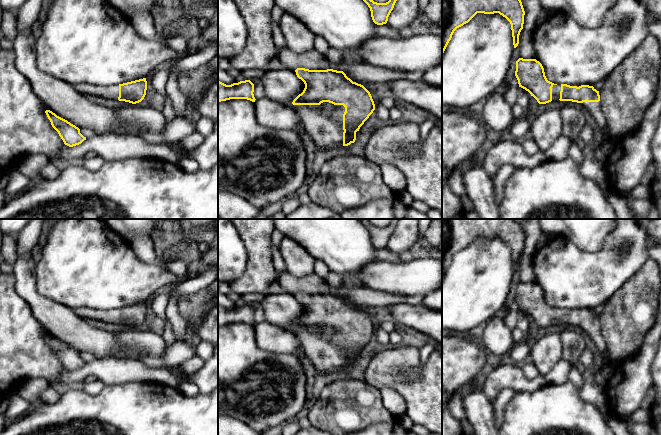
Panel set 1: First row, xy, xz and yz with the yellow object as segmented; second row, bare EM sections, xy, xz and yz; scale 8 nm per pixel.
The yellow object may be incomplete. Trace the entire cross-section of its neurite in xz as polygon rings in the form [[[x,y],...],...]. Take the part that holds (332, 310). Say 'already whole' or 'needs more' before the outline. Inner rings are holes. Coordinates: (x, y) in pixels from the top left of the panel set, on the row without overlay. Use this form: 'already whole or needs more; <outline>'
needs more; [[[297,292],[295,296],[305,312],[293,324],[292,332],[297,335],[300,346],[315,368],[322,374],[331,374],[354,367],[356,356],[375,334],[370,316],[363,309],[353,306],[343,295]],[[323,326],[334,328],[335,334],[331,337],[323,335],[320,331]]]

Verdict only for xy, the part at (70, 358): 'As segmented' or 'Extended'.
As segmented

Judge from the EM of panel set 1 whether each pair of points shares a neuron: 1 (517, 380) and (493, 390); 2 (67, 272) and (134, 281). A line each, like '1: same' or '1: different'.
1: same
2: same

